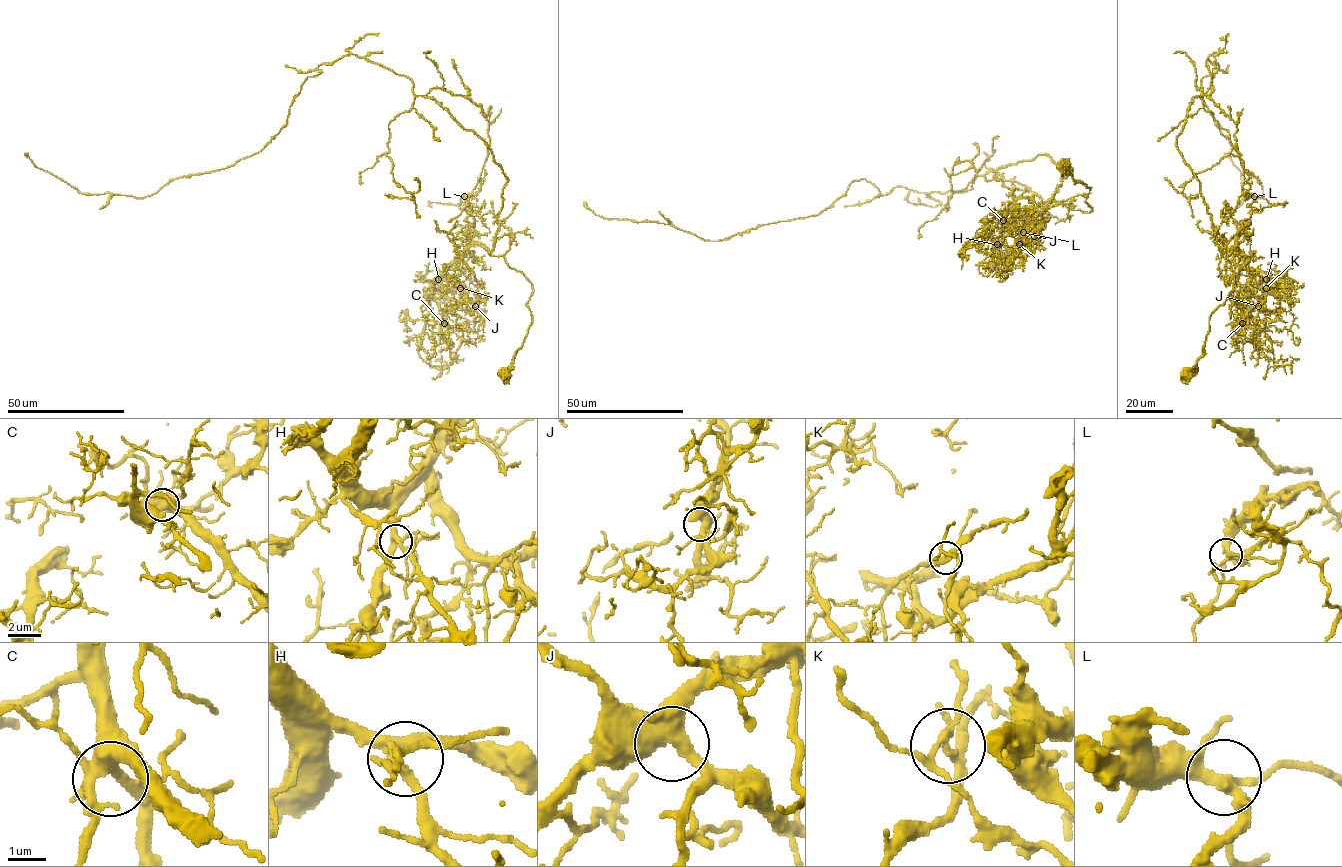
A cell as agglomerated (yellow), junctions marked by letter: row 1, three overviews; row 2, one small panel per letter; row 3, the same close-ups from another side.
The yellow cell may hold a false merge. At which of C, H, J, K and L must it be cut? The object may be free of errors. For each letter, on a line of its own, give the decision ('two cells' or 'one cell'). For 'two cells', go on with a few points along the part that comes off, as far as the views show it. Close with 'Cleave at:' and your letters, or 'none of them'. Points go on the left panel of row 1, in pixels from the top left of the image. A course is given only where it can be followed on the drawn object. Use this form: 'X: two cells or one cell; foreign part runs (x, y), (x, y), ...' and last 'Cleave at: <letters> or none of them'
C: one cell
H: one cell
J: one cell
K: two cells; foreign part runs (460, 287), (451, 282), (447, 291)
L: one cell
Cleave at: K

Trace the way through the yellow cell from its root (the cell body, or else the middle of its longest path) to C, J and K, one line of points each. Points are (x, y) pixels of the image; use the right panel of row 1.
C: (1188, 371), (1201, 355), (1210, 316), (1233, 289), (1226, 256), (1237, 244), (1259, 278), (1241, 311), (1242, 323)
J: (1188, 371), (1201, 355), (1210, 316), (1233, 289), (1226, 256), (1237, 244), (1245, 262), (1274, 283), (1258, 306)
K: (1188, 371), (1210, 316), (1233, 289), (1226, 256), (1237, 244), (1276, 296), (1266, 287)

